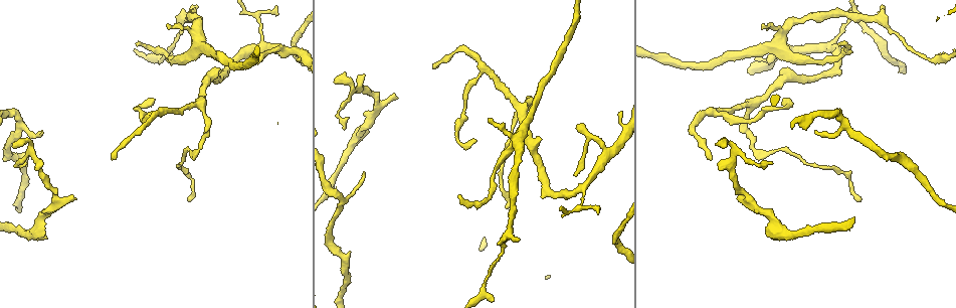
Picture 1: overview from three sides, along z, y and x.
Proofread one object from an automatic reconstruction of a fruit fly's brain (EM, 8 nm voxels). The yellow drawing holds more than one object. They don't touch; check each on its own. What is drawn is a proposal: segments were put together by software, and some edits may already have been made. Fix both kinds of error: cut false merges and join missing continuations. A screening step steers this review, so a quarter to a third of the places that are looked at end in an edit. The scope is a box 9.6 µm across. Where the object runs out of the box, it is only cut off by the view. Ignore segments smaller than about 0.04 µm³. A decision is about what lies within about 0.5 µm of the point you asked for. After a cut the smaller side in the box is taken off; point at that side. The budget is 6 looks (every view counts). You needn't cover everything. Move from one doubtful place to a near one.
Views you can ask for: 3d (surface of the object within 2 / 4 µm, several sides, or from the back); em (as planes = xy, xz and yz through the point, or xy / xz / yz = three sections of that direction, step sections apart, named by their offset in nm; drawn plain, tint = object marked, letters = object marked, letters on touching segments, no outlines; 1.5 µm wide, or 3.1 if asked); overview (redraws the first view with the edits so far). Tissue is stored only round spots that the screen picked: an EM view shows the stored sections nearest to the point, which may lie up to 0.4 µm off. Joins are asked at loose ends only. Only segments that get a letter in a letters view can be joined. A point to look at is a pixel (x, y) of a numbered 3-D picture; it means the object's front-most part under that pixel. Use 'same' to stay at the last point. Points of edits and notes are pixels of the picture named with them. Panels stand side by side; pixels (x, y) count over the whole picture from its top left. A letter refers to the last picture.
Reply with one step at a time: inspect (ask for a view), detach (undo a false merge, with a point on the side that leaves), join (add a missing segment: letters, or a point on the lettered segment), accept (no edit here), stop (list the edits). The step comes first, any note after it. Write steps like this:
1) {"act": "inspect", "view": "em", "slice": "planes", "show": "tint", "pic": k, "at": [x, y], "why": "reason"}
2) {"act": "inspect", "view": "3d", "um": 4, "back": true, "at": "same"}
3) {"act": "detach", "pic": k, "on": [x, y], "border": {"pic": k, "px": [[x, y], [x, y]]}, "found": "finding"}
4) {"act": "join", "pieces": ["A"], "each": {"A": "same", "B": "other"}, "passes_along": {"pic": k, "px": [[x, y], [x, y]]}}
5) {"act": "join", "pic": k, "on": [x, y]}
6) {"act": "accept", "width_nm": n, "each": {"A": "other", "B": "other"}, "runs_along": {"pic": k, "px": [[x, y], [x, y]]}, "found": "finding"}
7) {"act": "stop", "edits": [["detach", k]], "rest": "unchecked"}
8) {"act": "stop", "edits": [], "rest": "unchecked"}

{"act": "inspect", "view": "3d", "um": 4, "pic": 1, "at": [335, 81], "why": "thin end"}

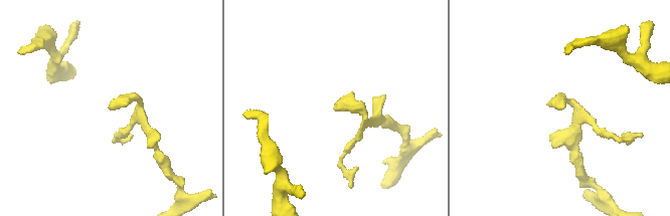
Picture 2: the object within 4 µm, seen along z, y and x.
{"act": "inspect", "view": "em", "slice": "xy", "step": 4, "show": "tint", "pic": 2, "at": [110, 110]}

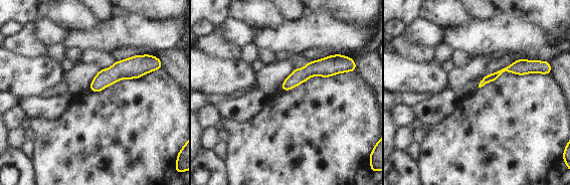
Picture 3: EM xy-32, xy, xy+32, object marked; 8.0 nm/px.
{"act": "inspect", "view": "em", "slice": "planes", "show": "letters", "at": "same"}

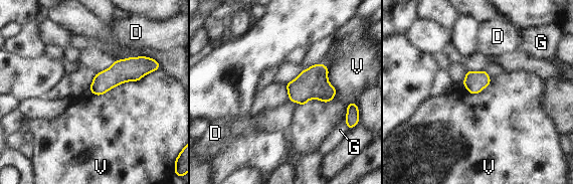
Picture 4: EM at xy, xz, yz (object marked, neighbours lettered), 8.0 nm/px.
{"act": "accept", "width_nm": 140, "each": {"D": "other", "G": "other", "V": "other"}, "found": "none of them fits"}

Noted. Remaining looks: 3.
{"act": "inspect", "view": "3d", "um": 4, "pic": 1, "at": [742, 198], "why": "free end"}

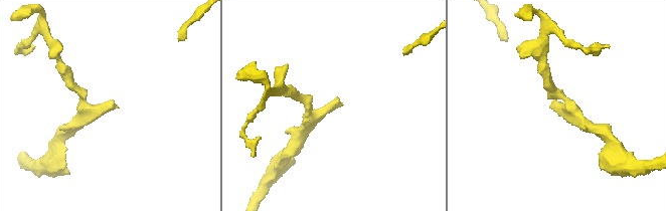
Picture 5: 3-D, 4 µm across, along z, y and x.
{"act": "inspect", "view": "em", "slice": "xy", "step": 8, "show": "letters", "pic": 5, "at": [559, 107], "why": "now the EM"}

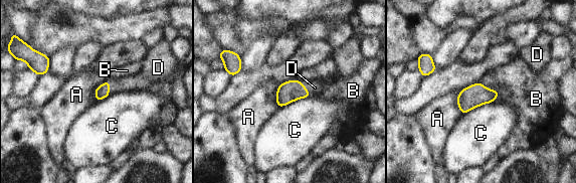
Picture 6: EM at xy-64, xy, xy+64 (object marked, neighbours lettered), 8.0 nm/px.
{"act": "join", "pieces": ["D"], "each": {"A": "other", "B": "other", "C": "other", "D": "same"}, "passes_along": {"pic": 6, "px": [[102, 92], [109, 87], [139, 81]]}, "found": "the neuron continues"}

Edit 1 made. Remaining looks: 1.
{"act": "stop", "edits": [["join", 6]], "rest": "unchecked"}

